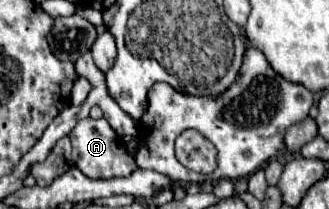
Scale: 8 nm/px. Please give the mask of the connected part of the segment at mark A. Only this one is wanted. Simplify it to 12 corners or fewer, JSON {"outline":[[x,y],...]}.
{"outline":[[110,123],[70,131],[72,161],[92,179],[128,177],[134,157]]}

